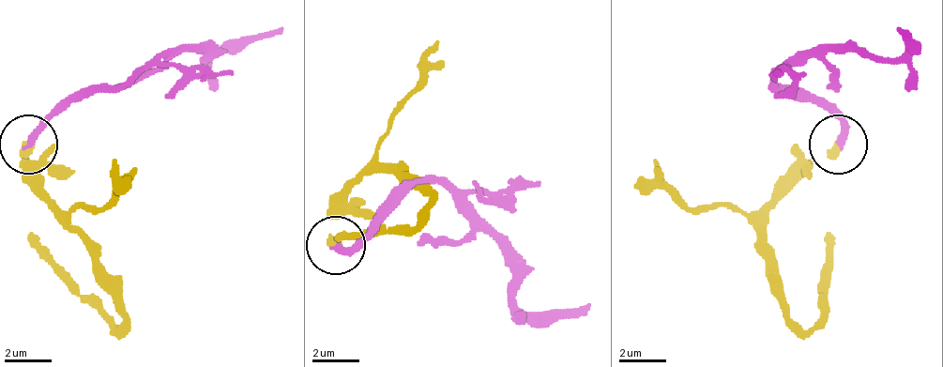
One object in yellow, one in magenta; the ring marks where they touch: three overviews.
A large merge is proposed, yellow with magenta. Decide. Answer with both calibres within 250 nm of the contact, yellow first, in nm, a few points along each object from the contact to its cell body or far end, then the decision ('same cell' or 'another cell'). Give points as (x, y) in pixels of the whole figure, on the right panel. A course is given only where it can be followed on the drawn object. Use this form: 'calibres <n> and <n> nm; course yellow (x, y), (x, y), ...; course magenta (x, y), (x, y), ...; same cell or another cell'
calibres 360 and 320 nm; course yellow (840, 143), (764, 224), (769, 282), (793, 324), (811, 329), (822, 312), (828, 230); course magenta (840, 143), (822, 108), (782, 90), (775, 79), (811, 55), (845, 50), (898, 61), (898, 26); same cell

